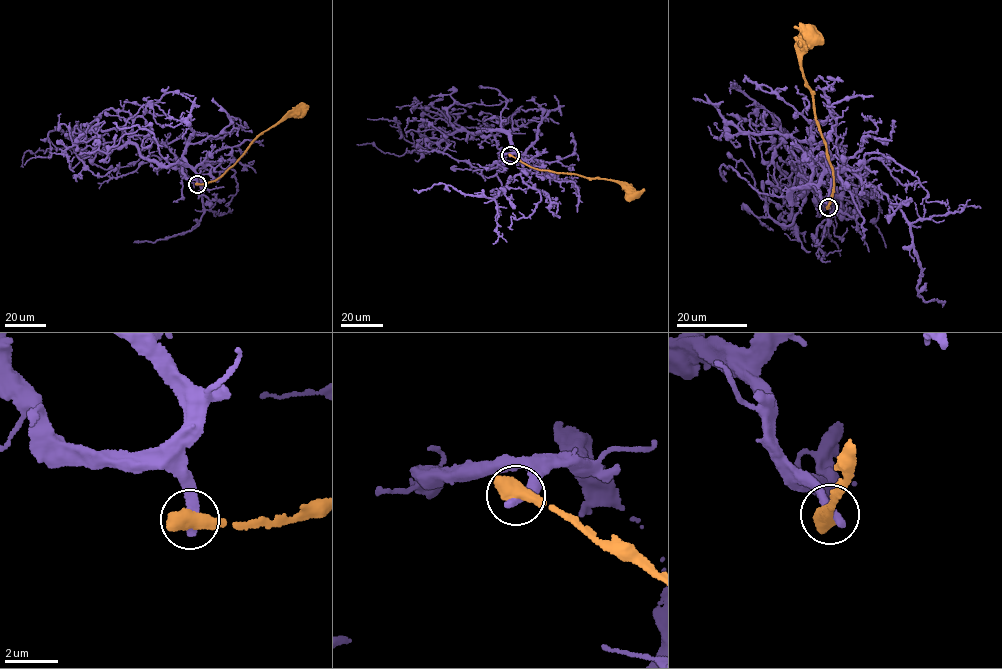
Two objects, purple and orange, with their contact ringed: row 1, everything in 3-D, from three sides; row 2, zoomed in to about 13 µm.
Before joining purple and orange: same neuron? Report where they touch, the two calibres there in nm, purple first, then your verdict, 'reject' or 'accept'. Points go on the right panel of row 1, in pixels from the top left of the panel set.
(828, 207) | 440/700 nm | reject

